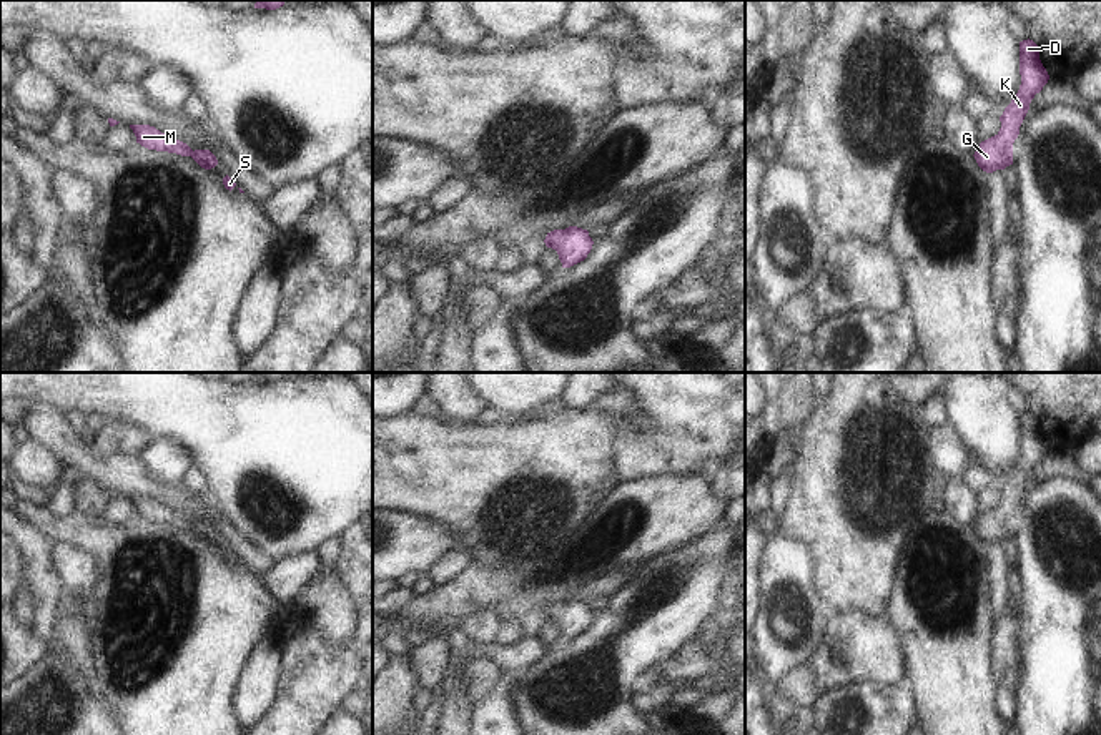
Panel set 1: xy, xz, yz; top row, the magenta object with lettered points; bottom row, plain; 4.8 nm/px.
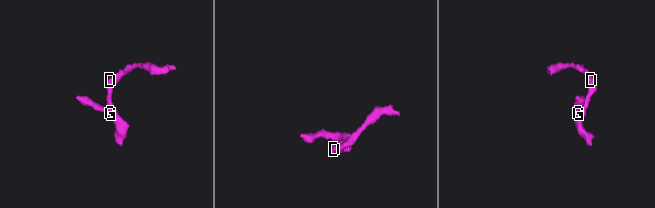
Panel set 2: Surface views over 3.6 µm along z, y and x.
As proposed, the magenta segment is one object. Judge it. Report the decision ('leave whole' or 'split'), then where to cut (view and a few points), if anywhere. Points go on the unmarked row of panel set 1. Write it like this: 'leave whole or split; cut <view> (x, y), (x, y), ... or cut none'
leave whole; cut none

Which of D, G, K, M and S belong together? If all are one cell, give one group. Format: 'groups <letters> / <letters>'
groups D G K M S

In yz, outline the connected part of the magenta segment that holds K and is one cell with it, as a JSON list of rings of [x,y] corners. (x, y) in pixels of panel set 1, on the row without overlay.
[[[1029,411],[1020,414],[1020,447],[1020,462],[1000,489],[1000,504],[981,514],[973,527],[978,539],[986,545],[1013,537],[1013,515],[1020,507],[1020,499],[1029,482],[1029,476],[1049,452],[1039,432],[1039,421]]]

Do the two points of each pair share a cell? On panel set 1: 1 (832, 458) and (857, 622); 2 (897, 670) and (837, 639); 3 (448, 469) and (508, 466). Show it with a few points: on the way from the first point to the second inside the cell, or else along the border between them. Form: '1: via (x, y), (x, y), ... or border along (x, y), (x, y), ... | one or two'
1: border along (885, 614), (877, 617), (847, 609), (832, 616) | two
2: via (882, 661), (872, 651), (859, 647), (852, 641) | one
3: via (463, 469), (493, 469) | one

